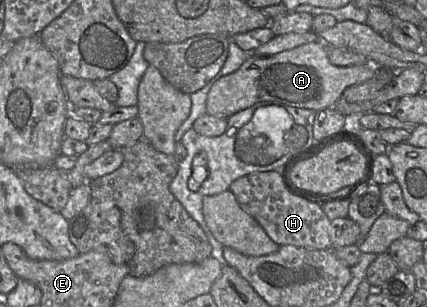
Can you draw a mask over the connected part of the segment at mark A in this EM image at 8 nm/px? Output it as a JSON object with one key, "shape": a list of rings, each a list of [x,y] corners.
{"shape":[[[318,40],[276,54],[248,53],[246,60],[236,71],[223,76],[212,85],[207,95],[206,113],[228,118],[264,101],[320,111],[334,107],[345,89],[371,79],[376,68],[381,67],[371,63],[333,65],[328,58],[328,45]]]}

